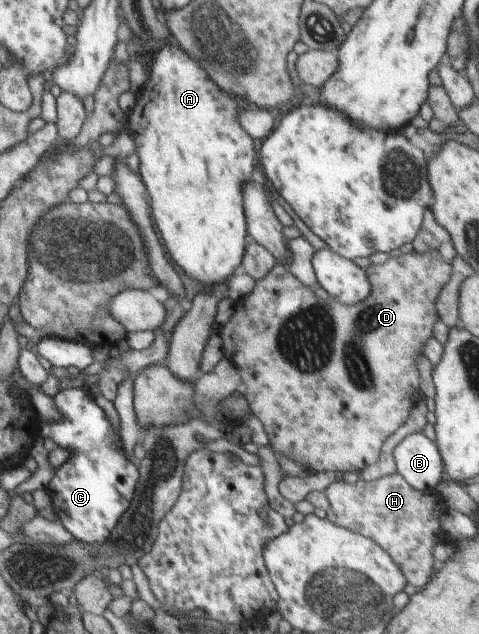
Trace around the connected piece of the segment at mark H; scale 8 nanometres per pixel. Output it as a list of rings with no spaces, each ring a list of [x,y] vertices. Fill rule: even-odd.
[[[395,473],[373,481],[358,479],[355,483],[346,483],[342,479],[335,480],[324,493],[329,499],[326,518],[331,523],[371,538],[390,554],[405,575],[406,583],[418,591],[425,587],[433,573],[434,545],[439,535],[447,535],[439,527],[439,515],[447,510],[443,509],[437,492],[416,490]]]

